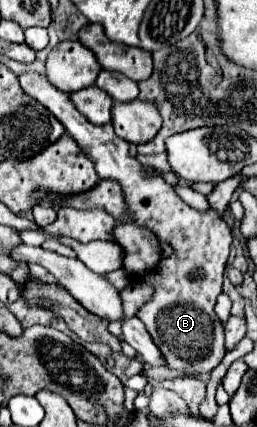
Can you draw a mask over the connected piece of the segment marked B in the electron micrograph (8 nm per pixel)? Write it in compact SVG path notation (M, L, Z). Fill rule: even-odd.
M26 71L18 75L18 79L24 93L38 99L48 111L52 111L54 117L72 135L72 139L80 145L80 149L88 153L90 159L94 159L98 177L114 179L120 183L126 199L126 209L130 213L128 215L130 223L146 227L156 235L162 257L152 269L134 275L132 281L150 283L154 287L154 295L138 309L136 317L146 325L160 353L164 353L164 367L182 373L180 377L200 377L210 373L226 353L224 325L216 317L214 305L216 305L216 297L222 293L224 269L232 245L230 227L222 221L216 209L208 209L200 213L190 205L186 205L176 195L174 187L168 185L162 177L154 175L152 179L146 179L140 161L130 155L130 143L120 139L110 123L106 125L90 123L72 105L68 93L56 89L46 75L36 71ZM196 267L204 269L206 275L204 279L190 277L190 273Z

